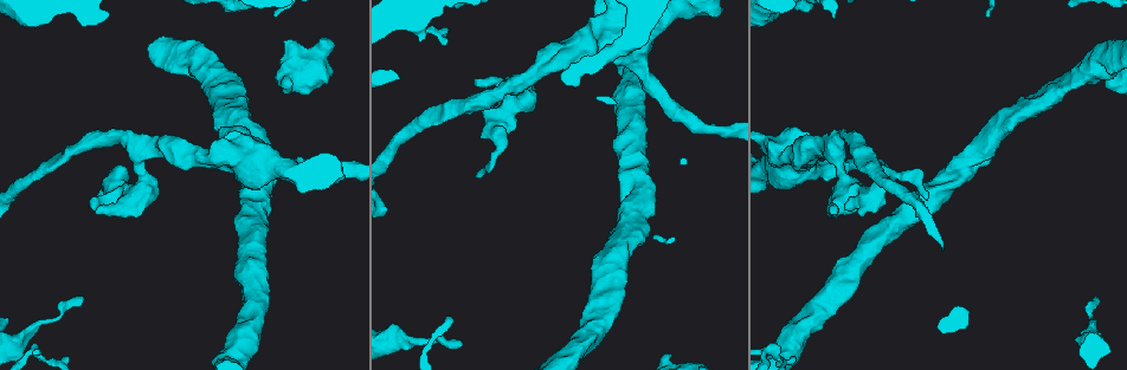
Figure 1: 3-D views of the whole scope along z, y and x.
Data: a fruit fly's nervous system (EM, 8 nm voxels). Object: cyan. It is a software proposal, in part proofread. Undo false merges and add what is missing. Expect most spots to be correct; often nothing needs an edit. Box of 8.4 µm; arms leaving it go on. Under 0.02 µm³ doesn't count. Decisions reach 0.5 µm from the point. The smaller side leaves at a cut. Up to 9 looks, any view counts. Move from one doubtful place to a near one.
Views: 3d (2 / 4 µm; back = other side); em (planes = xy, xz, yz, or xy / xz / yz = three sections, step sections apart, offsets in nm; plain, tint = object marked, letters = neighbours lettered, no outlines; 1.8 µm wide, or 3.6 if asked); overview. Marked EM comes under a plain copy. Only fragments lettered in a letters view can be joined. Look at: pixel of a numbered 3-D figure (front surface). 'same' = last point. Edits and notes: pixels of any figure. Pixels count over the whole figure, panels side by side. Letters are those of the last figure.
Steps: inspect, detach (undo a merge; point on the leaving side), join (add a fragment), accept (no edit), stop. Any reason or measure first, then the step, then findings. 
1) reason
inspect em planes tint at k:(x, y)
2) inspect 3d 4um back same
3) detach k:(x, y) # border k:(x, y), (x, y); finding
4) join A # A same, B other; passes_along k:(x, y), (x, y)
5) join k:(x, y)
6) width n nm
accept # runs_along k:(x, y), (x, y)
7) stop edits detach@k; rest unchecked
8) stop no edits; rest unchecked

an open end
inspect 3d 2um at 1:(837, 212)

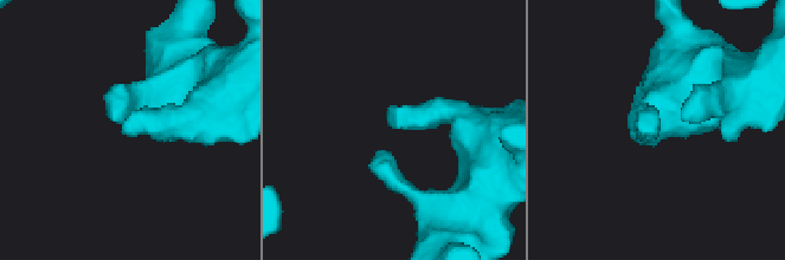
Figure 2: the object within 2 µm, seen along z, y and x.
shape alone is not enough
inspect em 3.6um yz step 16 letters at 2:(656, 126)

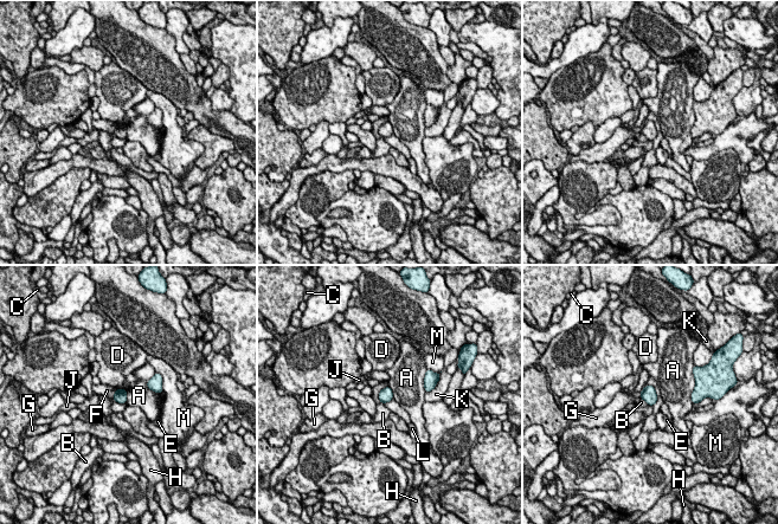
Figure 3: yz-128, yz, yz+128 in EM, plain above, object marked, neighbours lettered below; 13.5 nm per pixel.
cut it another way
inspect em 3.6um planes letters same

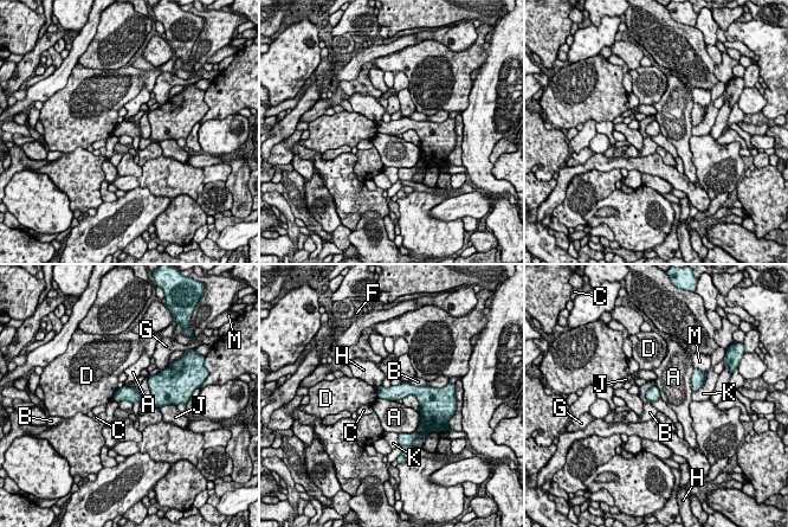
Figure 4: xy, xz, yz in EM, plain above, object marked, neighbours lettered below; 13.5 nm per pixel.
longest_contact B 300 nm
accept # A other, B other, C other, D other, F other, G other, H other, J other, K other, M other; runs_along 4:(380, 390), (418, 391), (426, 396); no lettered fragment goes on from it

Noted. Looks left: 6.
free end
inspect 3d 2um at 1:(100, 192)

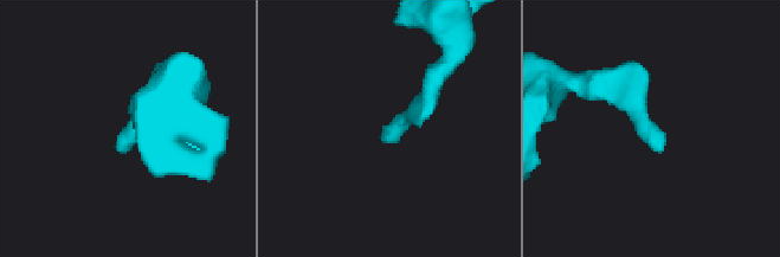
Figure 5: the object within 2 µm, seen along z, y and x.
now the EM
inspect em xz step 16 letters at 5:(118, 143)

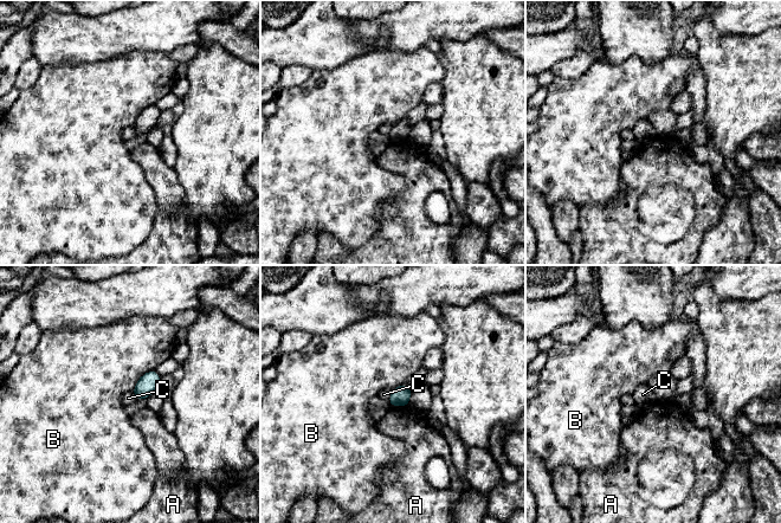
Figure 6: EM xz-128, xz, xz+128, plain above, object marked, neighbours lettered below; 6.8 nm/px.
another direction
inspect em planes letters same

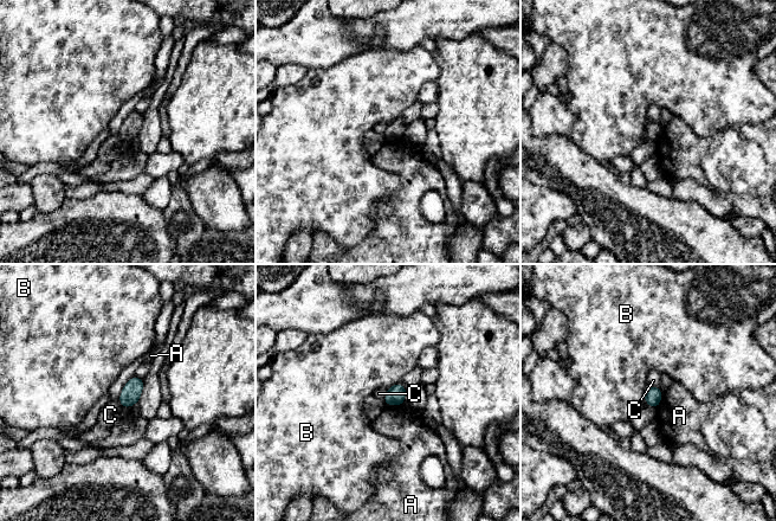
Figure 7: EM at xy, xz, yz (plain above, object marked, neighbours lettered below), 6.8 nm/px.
accept # A other, B other, C other; border 7:(133, 375), (120, 396), (123, 407); none of them fits

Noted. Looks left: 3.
free end
inspect em 3.6um planes tint at 1:(1093, 303)

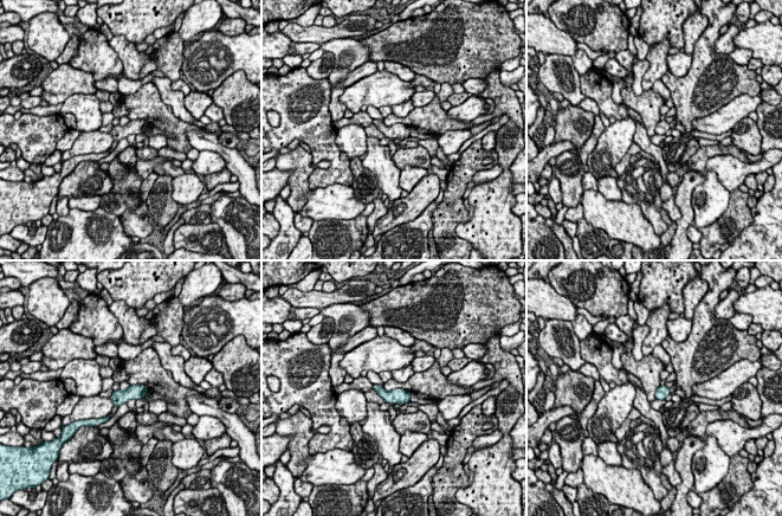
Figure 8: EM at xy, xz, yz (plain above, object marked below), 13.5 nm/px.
what lies round it
inspect em 3.6um planes letters same

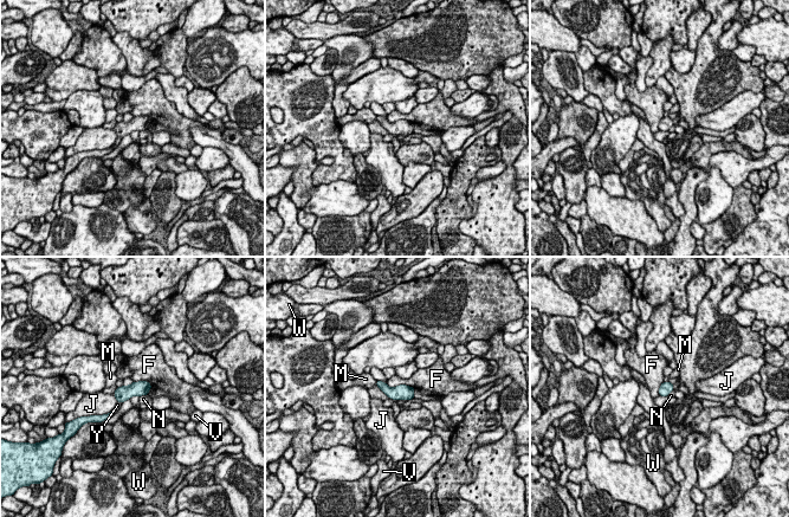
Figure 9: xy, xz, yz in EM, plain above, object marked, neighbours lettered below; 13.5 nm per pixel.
longest_contact F 400 nm
accept # F other, J other, M other, N other, V other, W other, Y other; border 9:(386, 383), (414, 389); no lettered fragment goes on from it

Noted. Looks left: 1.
stops while still wide
inspect em 3.6um xz step 4 letters at 1:(1105, 86)

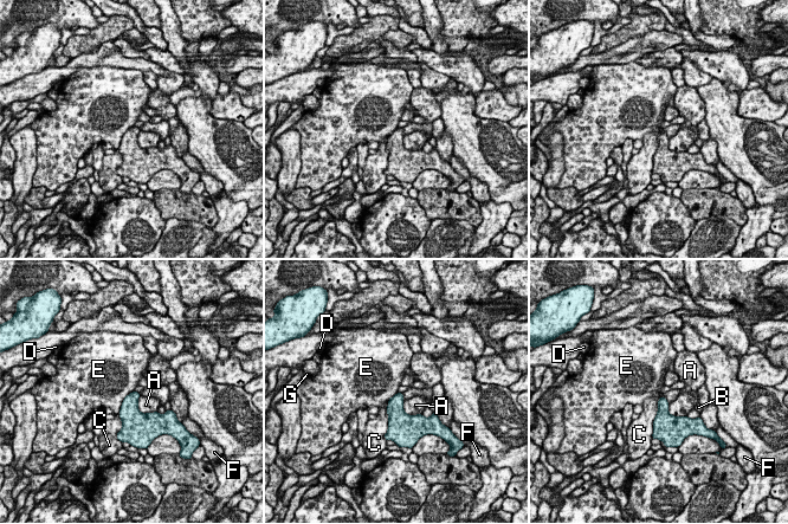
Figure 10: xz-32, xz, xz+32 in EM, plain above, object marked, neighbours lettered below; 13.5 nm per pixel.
accept # A other, B other, C other, D other, E other, F other, G other; none of them fits

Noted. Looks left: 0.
stop no edits; rest unchecked

